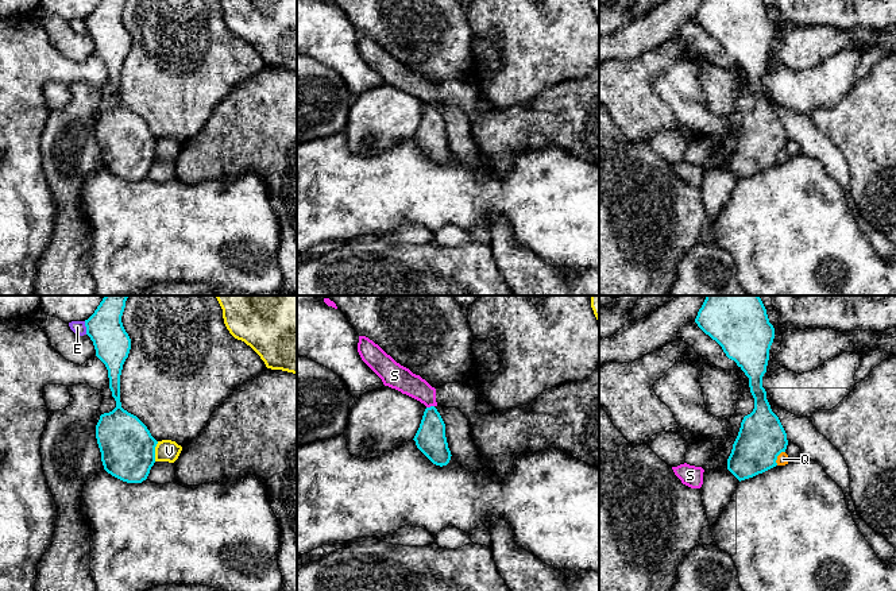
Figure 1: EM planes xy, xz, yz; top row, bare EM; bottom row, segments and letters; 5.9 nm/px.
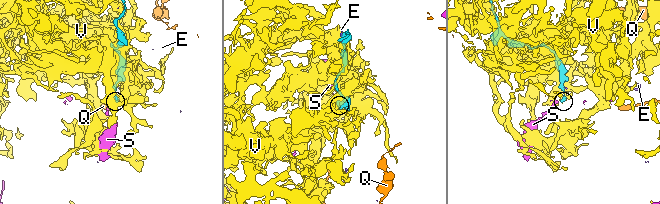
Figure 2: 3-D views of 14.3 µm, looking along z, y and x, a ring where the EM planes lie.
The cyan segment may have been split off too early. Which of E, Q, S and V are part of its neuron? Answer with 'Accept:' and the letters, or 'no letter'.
Accept: no letter

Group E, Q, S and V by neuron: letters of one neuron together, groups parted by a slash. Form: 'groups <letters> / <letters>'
groups E / Q / S / V

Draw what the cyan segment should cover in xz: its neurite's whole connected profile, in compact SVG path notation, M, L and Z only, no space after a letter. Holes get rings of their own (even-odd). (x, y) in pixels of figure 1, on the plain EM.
M435 104L426 105L413 136L417 146L436 163L447 163L451 148L445 135L445 121Z

